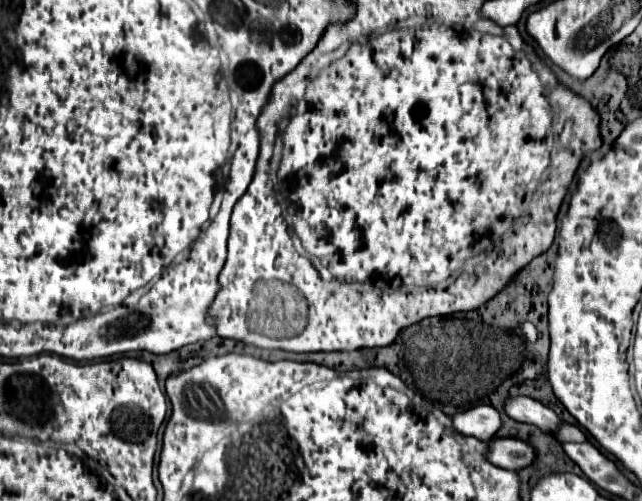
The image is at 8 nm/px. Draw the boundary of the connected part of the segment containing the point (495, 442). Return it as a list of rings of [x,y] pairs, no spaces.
[[[493,438],[489,440],[489,462],[505,470],[523,470],[533,464],[535,448],[517,438]]]

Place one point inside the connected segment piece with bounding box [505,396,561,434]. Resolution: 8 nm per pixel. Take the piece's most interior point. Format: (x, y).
(522, 409)

